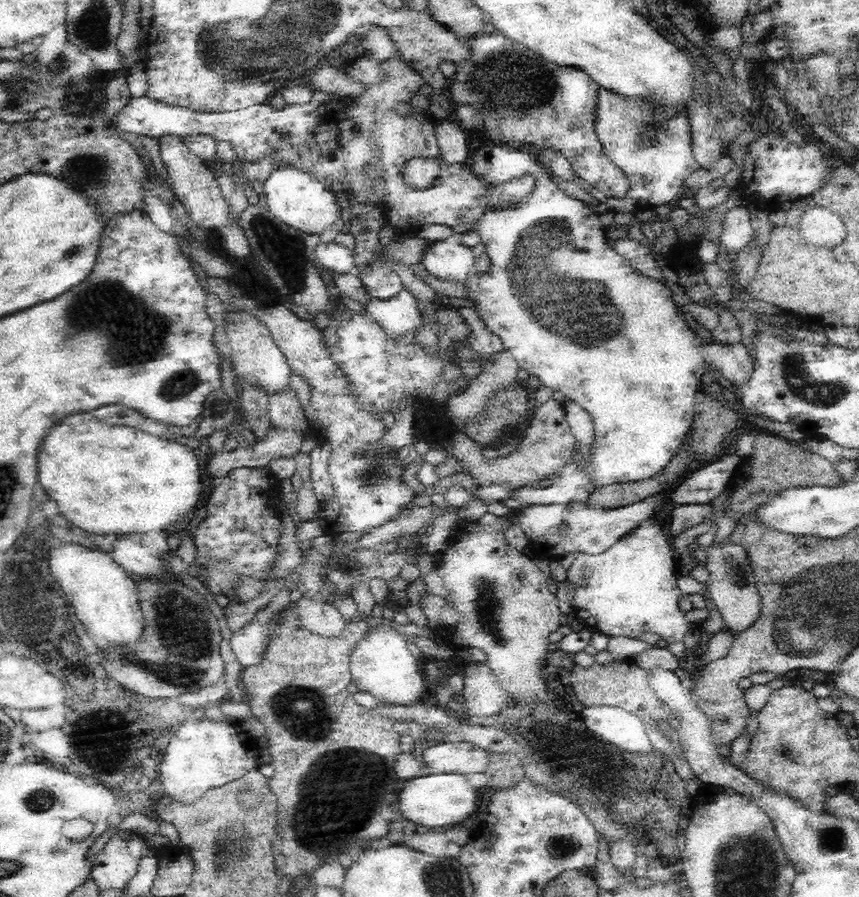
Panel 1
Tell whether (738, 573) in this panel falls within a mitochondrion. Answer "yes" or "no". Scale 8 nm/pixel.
yes

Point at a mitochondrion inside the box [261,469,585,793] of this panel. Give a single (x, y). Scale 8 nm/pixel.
(301, 711)

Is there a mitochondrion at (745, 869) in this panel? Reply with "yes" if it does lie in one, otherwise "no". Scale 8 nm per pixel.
yes

